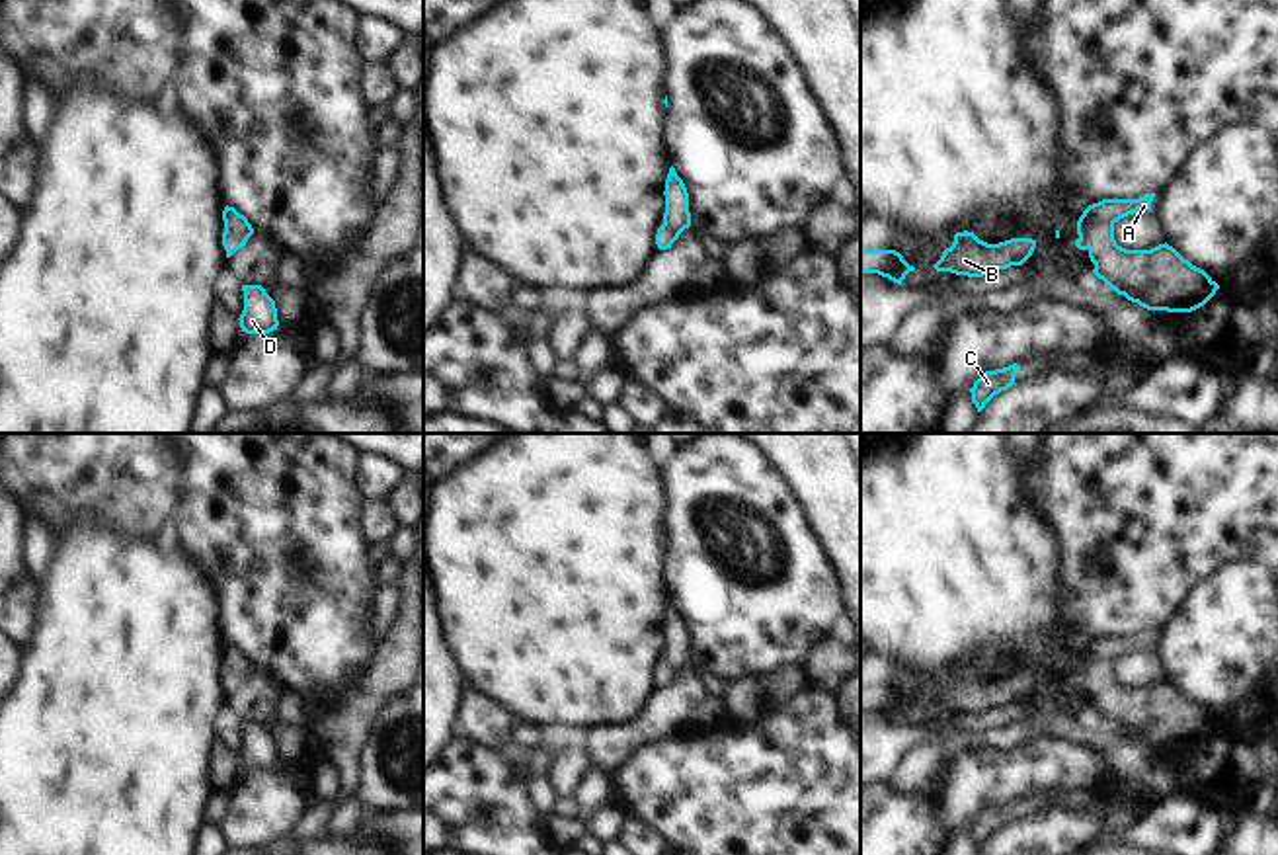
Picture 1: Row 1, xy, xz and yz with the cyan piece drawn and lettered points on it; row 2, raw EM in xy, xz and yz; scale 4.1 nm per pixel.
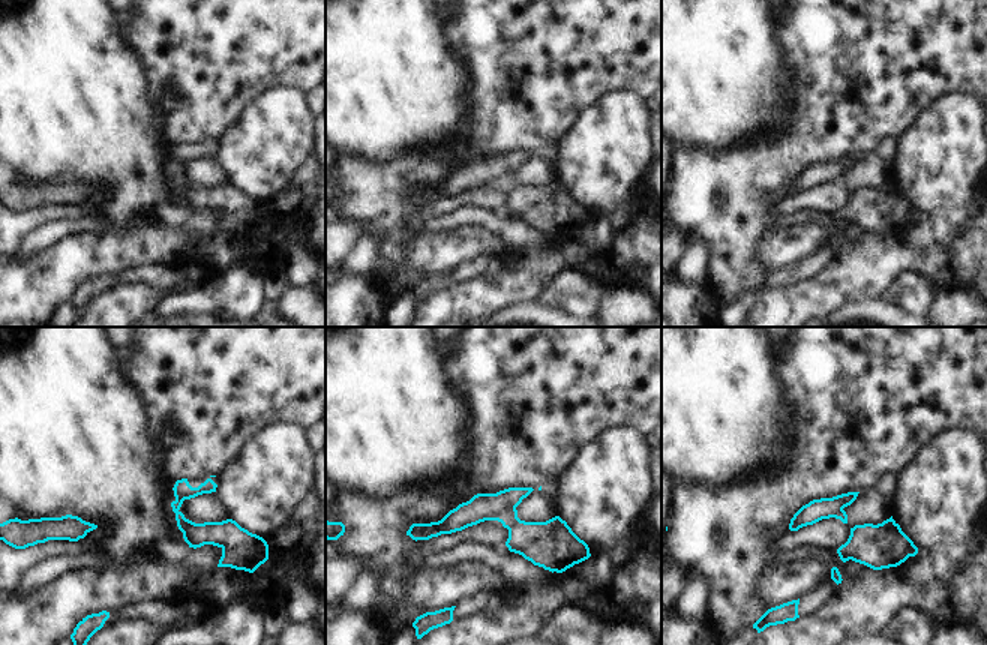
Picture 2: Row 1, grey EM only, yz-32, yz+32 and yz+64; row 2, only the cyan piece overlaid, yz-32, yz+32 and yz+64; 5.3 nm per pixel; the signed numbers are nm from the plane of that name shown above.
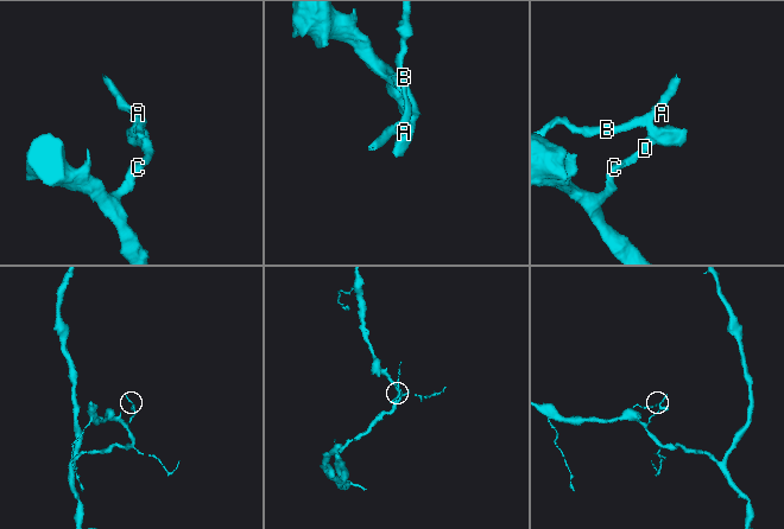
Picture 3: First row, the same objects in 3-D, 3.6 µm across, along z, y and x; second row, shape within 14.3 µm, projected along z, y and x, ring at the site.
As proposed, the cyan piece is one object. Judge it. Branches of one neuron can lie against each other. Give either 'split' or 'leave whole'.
split

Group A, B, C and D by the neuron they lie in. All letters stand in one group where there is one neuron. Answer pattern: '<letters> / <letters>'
A B / C D

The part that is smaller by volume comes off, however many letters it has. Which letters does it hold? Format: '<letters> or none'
A, B

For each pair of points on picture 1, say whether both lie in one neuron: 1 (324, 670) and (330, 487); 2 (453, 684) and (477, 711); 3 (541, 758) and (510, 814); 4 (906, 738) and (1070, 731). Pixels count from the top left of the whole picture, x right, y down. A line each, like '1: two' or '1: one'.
1: one
2: two
3: two
4: two

